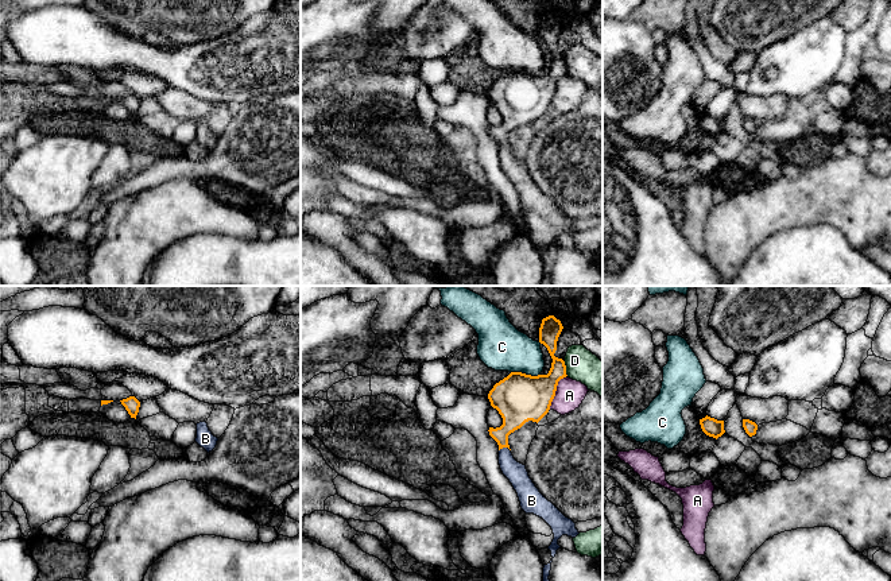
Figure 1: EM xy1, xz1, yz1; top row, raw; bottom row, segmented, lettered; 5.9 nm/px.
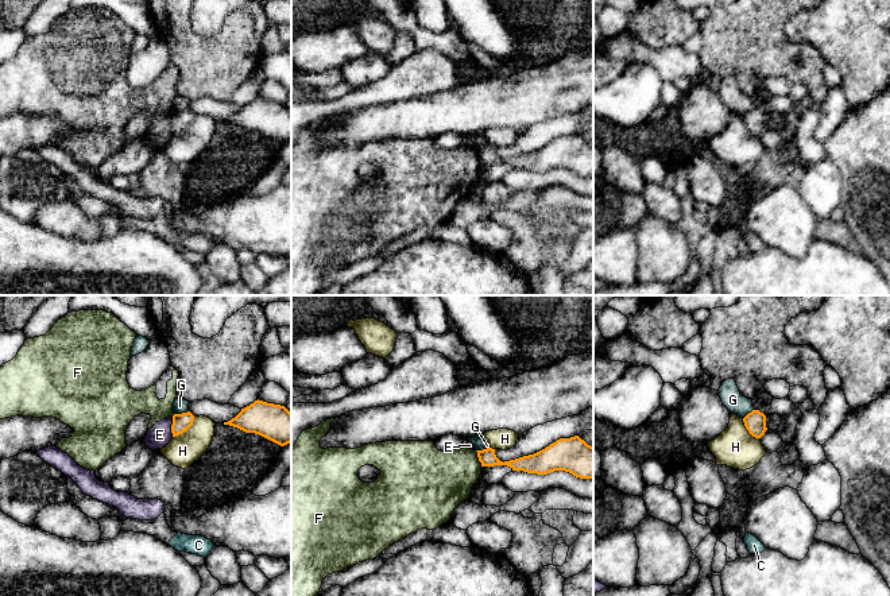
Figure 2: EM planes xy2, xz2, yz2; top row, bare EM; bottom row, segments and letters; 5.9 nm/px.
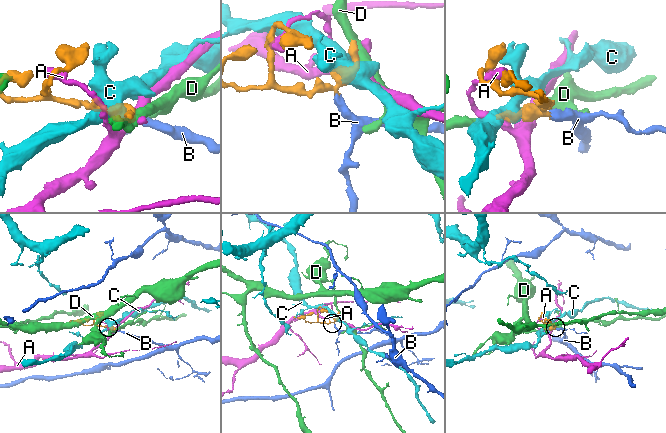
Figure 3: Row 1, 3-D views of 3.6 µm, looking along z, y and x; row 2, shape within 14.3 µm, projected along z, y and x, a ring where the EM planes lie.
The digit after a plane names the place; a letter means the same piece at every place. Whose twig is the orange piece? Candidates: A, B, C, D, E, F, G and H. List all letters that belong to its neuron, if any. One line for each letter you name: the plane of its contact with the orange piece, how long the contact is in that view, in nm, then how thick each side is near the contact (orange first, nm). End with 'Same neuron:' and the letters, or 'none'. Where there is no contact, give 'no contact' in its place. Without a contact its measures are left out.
B: xz1 | 70 nm | 200/120 nm
Same neuron: B

